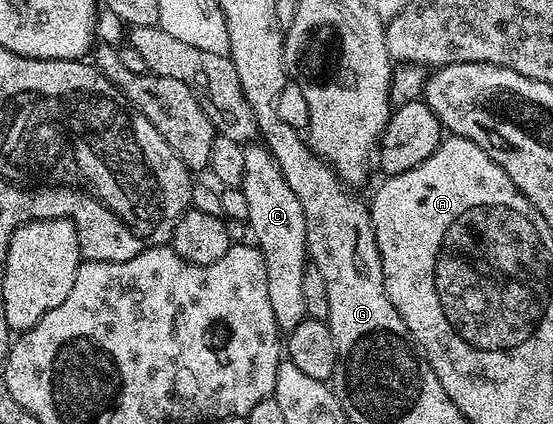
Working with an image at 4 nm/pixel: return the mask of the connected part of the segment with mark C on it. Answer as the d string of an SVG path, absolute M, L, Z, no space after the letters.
M247 146L244 150L244 181L241 188L244 197L248 197L248 227L252 232L253 242L261 251L266 262L266 272L268 273L268 301L272 301L272 313L276 317L276 325L279 332L289 333L300 325L303 319L307 318L304 309L304 292L302 282L304 281L304 269L308 265L308 252L306 249L306 218L304 209L300 205L298 195L288 189L284 181L278 164L271 158L270 152L265 146Z

